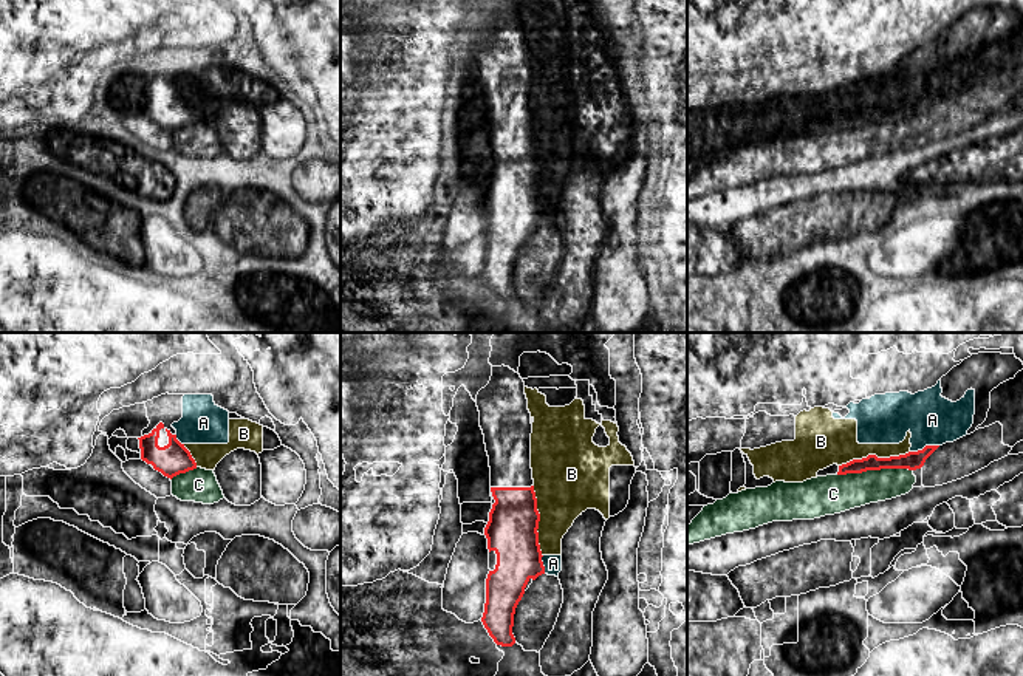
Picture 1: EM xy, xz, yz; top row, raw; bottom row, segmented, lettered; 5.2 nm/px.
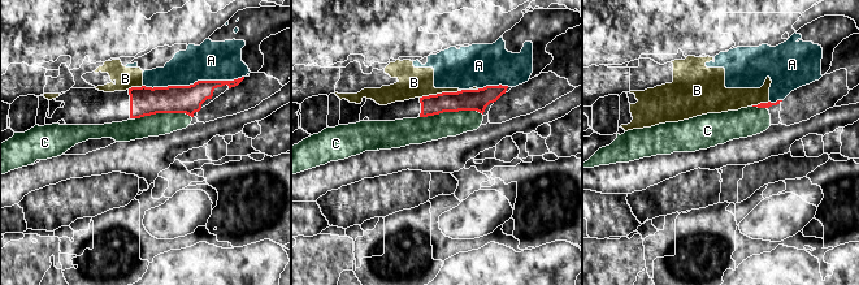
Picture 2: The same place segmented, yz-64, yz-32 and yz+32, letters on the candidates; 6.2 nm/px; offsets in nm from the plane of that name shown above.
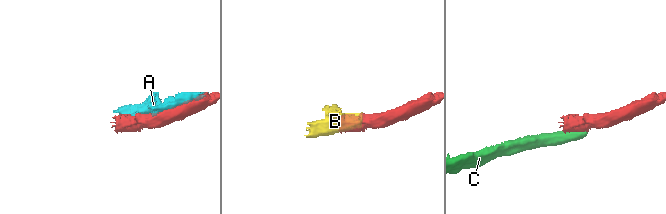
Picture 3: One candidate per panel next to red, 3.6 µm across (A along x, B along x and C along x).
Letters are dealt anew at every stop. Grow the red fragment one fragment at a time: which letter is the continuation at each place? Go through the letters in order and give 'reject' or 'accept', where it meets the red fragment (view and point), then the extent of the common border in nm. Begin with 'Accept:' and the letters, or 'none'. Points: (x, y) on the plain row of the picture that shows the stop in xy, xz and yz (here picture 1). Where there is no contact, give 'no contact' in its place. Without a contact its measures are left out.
Accept: none
A: reject | yz (926, 99) | 160 nm
B: reject | yz (873, 109) | 380 nm
C: reject | yz (875, 122) | 400 nm

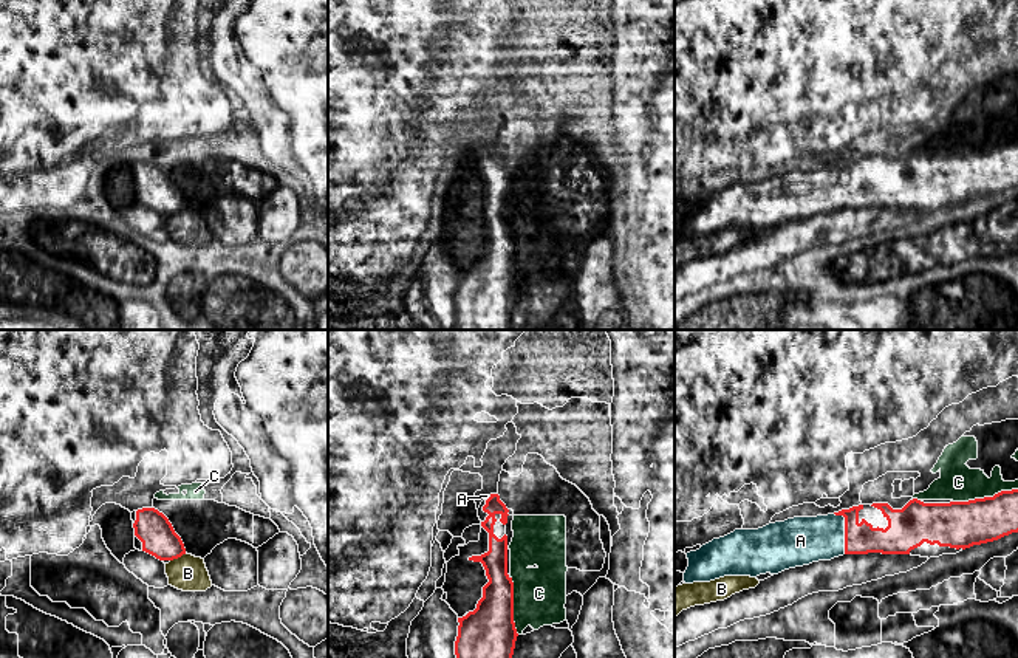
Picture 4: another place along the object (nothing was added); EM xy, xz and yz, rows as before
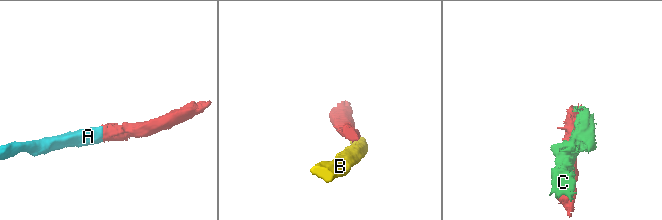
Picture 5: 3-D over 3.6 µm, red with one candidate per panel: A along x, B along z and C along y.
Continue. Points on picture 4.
Accept: A
A: accept | yz (845, 185) | 220 nm
B: reject | xy (178, 209) | 100 nm
C: reject | yz (984, 150) | 340 nm

